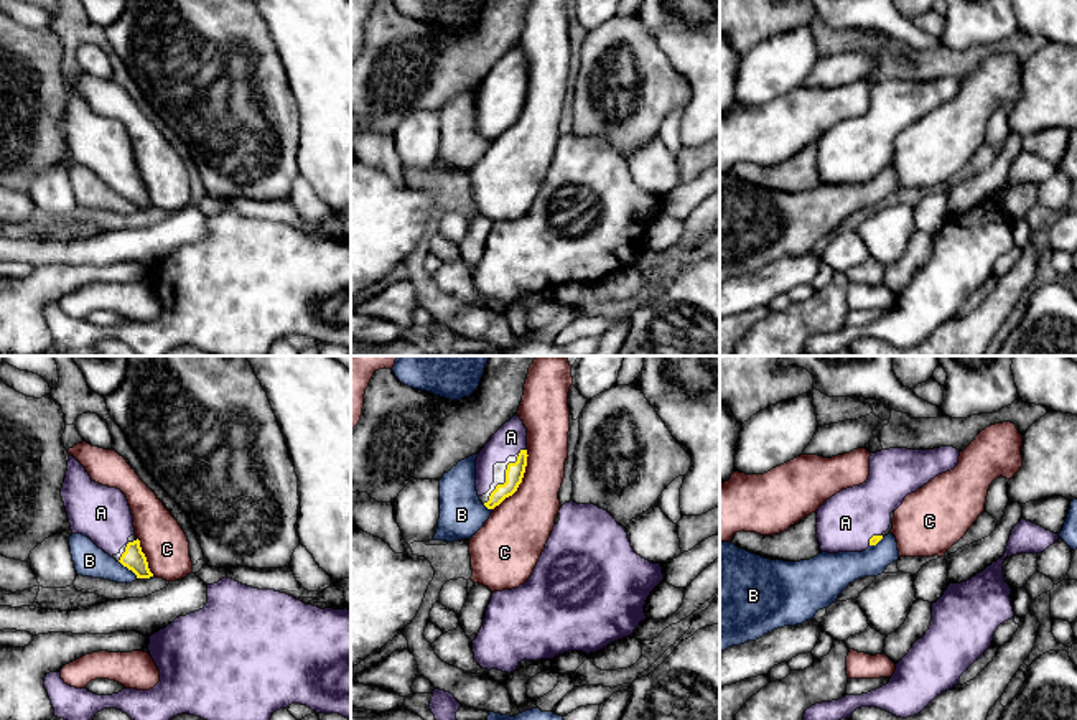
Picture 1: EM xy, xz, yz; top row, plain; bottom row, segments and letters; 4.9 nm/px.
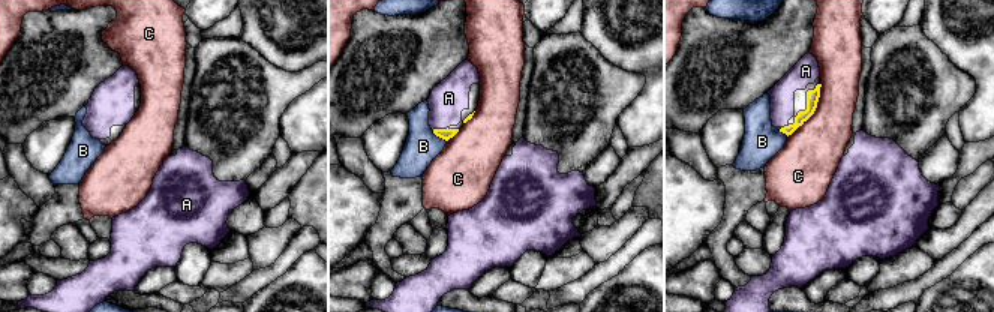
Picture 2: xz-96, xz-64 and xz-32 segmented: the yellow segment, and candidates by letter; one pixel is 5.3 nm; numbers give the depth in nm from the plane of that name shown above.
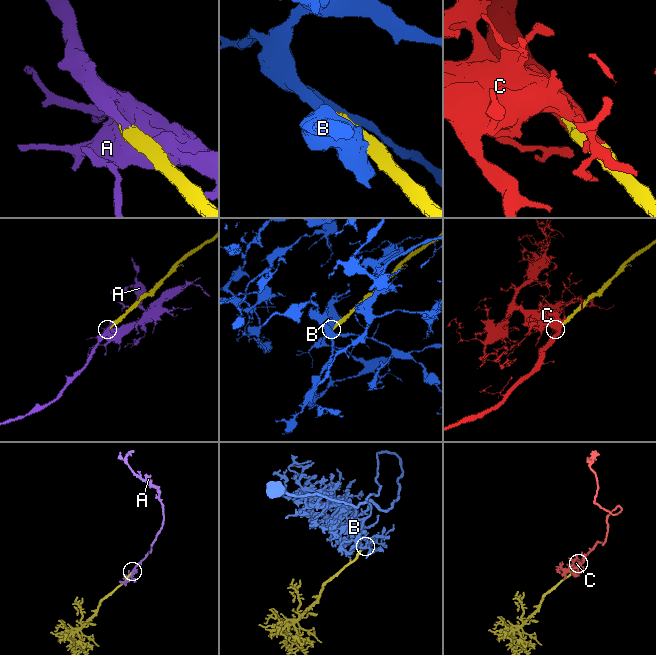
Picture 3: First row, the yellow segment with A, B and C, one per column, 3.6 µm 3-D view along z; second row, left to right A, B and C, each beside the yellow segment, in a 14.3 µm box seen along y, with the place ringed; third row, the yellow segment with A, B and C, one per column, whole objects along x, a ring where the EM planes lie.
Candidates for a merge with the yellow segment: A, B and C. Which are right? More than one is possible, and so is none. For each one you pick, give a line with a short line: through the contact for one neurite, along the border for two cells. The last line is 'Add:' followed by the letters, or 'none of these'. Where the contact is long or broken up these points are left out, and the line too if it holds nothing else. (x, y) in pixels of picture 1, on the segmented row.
Add: A

